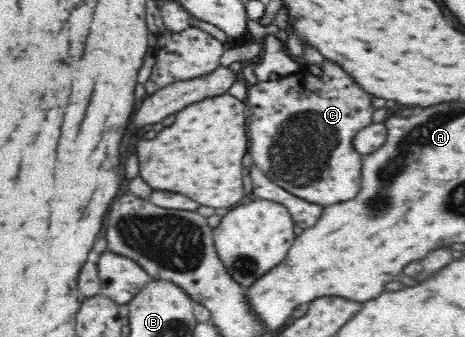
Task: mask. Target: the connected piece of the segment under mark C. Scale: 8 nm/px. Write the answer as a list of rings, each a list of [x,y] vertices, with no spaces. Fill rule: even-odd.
[[[326,59],[321,69],[321,78],[303,68],[297,73],[280,76],[276,80],[262,83],[259,81],[258,85],[247,88],[248,95],[245,99],[246,107],[252,111],[252,123],[248,123],[248,133],[252,135],[250,155],[254,163],[270,177],[270,181],[274,181],[282,189],[324,209],[350,201],[359,192],[362,155],[353,148],[353,139],[360,129],[372,125],[374,109],[370,103],[372,95],[364,93],[344,73],[344,69]]]

